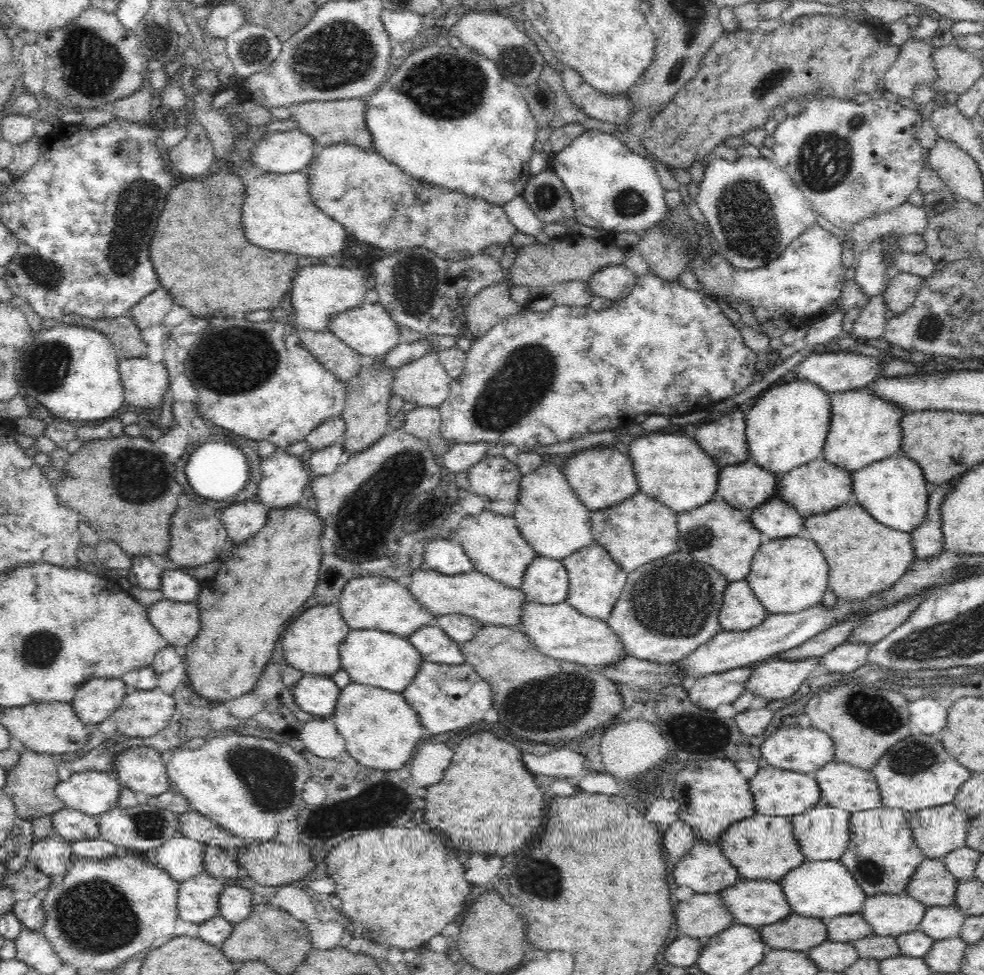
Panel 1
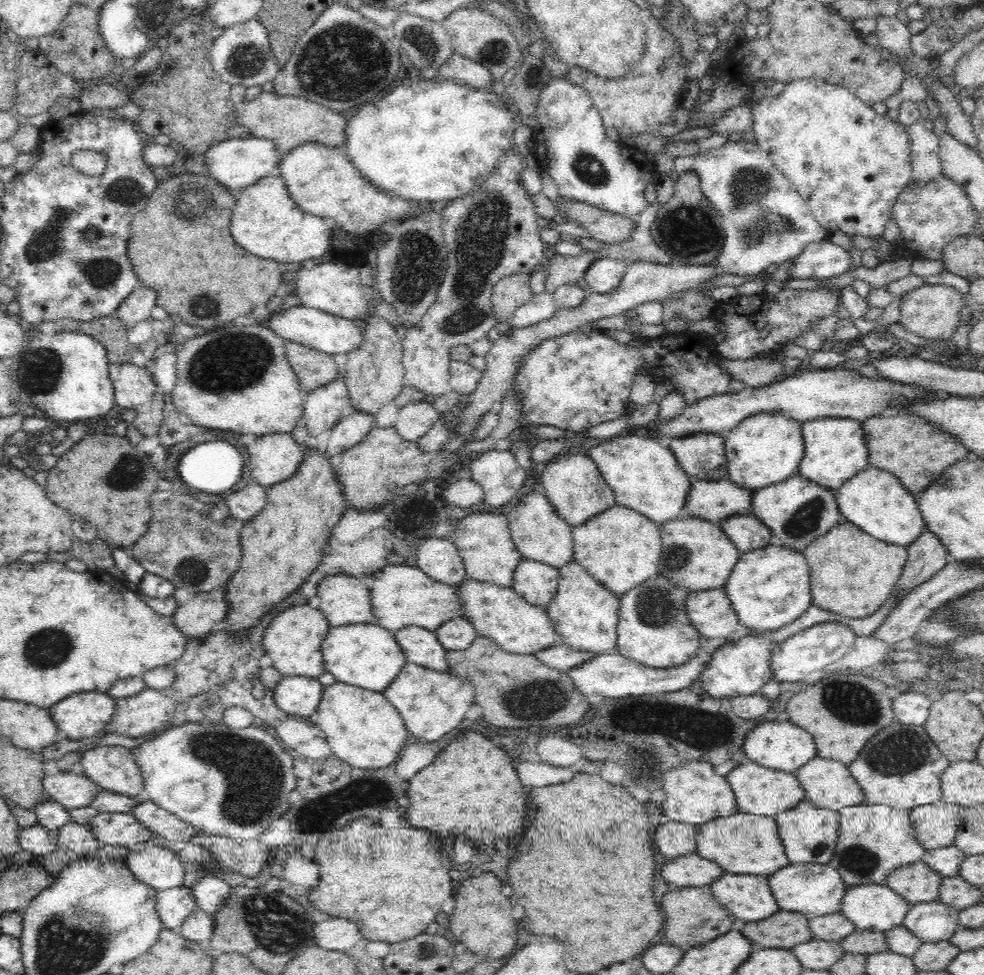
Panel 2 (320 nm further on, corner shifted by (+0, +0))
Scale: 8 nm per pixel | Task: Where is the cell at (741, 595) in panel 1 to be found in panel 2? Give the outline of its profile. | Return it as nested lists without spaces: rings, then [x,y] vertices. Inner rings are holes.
[[[723,587],[692,592],[685,605],[688,618],[703,638],[729,639],[738,630],[738,615]]]

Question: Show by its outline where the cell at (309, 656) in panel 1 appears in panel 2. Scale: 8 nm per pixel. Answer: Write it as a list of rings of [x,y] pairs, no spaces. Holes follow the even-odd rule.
[[[308,604],[294,605],[294,608],[280,612],[280,616],[273,618],[263,634],[265,652],[274,662],[272,667],[283,677],[308,676],[318,679],[326,672],[321,648],[331,627],[324,614]]]

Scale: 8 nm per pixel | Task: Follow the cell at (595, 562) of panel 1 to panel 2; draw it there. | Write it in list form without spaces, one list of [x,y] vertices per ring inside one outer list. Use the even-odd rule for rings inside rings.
[[[576,561],[559,568],[556,594],[546,605],[547,615],[555,631],[561,636],[561,644],[574,650],[593,652],[594,655],[615,651],[617,624],[621,597],[610,592]]]

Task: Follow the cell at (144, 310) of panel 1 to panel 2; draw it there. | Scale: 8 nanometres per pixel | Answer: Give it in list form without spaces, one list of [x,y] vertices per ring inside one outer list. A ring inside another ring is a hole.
[[[137,286],[119,304],[112,316],[120,319],[126,328],[132,328],[138,322],[151,320],[154,306],[156,306],[156,292]]]

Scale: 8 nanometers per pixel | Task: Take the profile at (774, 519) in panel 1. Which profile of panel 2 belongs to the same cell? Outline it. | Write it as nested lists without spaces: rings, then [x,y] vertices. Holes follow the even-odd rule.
[[[734,515],[720,521],[720,526],[741,552],[764,548],[773,543],[771,530],[756,515]]]

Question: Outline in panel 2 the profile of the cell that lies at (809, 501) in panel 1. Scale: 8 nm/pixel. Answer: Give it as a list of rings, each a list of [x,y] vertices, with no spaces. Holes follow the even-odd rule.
[[[799,474],[778,484],[755,490],[748,513],[756,515],[771,530],[773,542],[798,552],[805,551],[808,544],[812,544],[843,521],[836,491],[824,488]]]

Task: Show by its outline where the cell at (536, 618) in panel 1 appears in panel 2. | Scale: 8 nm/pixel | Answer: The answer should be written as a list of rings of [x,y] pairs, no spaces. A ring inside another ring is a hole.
[[[464,578],[461,583],[456,584],[455,592],[463,604],[463,614],[476,629],[478,636],[487,636],[498,646],[508,652],[520,655],[532,655],[533,652],[546,647],[561,644],[561,636],[555,631],[550,617],[547,615],[546,606],[536,606],[524,600],[511,586],[501,587],[494,583],[480,582],[470,578]]]

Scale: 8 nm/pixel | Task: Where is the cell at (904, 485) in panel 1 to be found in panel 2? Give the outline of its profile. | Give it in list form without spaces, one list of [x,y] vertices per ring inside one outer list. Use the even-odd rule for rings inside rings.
[[[874,465],[849,478],[836,491],[837,503],[843,520],[850,521],[870,536],[888,544],[908,547],[927,528],[917,501],[891,472]]]

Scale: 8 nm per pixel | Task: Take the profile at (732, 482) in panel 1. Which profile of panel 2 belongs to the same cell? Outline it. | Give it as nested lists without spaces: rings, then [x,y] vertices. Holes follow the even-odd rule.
[[[729,478],[718,481],[692,480],[683,515],[718,523],[734,515],[747,514],[753,492]]]

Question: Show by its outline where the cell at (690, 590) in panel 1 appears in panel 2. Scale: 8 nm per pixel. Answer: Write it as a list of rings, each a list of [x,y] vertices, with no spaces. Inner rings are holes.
[[[657,574],[656,578],[652,576],[650,580],[646,580],[640,586],[628,590],[621,596],[615,651],[621,656],[649,668],[675,668],[690,661],[696,656],[696,652],[699,652],[701,638],[701,634],[693,627],[685,611],[685,600],[691,593],[687,588],[678,588],[661,574]]]

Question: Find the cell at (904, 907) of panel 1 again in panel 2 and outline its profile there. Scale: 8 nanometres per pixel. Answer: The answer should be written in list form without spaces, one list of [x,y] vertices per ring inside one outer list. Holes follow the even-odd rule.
[[[885,884],[849,885],[839,912],[858,929],[884,932],[902,925],[910,906]]]

